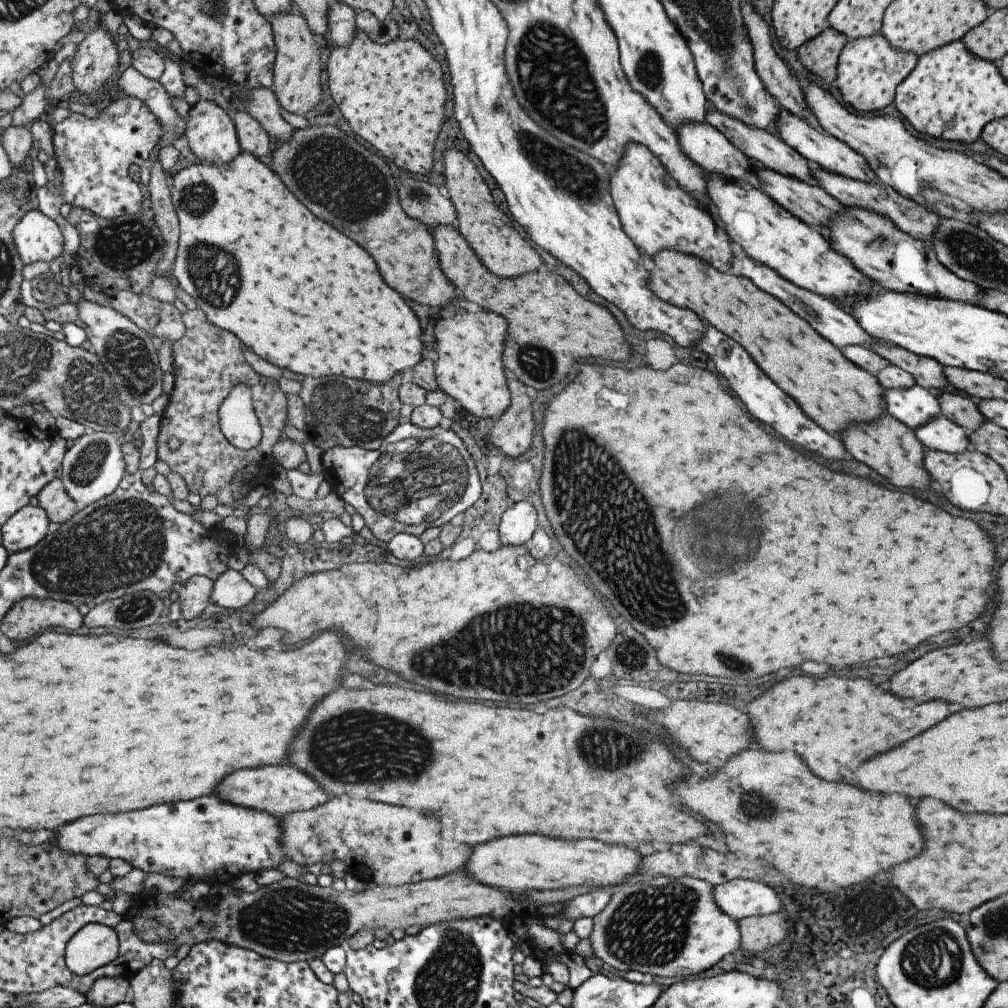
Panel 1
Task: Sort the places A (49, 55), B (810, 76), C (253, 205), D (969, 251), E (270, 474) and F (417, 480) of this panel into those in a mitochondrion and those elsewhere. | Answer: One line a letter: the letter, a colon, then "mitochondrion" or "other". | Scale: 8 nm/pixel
A: other
B: other
C: other
D: mitochondrion
E: other
F: mitochondrion

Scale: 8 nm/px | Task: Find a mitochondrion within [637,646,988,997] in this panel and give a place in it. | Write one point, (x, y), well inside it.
(933, 958)

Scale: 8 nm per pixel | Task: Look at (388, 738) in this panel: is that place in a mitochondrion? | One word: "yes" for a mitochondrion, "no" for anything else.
yes

